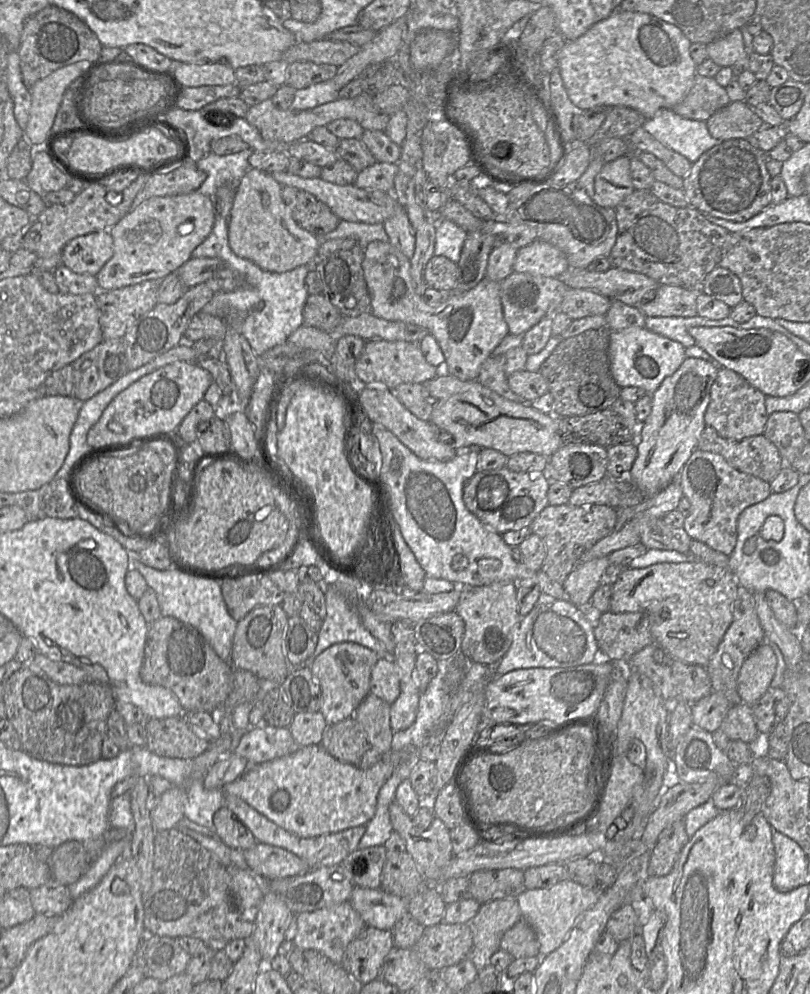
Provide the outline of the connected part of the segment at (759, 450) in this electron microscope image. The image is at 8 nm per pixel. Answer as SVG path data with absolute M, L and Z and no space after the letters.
M706 426L698 440L697 449L721 455L733 468L740 472L753 475L770 483L784 466L777 447L763 434L742 440L729 440L718 435L710 426Z

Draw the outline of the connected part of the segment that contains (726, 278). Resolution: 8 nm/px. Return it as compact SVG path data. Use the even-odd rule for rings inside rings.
M717 266L708 273L701 285L701 291L733 308L743 300L739 277L729 269Z

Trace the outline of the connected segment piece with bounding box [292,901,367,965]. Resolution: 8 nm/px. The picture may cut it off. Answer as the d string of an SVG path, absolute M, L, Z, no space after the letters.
M349 901L331 907L299 913L295 916L295 920L297 933L292 940L294 948L316 950L338 965L341 965L349 943L367 927Z

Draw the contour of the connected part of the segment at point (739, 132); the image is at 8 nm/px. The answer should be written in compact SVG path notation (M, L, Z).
M730 102L716 111L707 121L712 137L719 141L729 139L747 139L753 133L766 127L772 127L758 117L746 102Z

